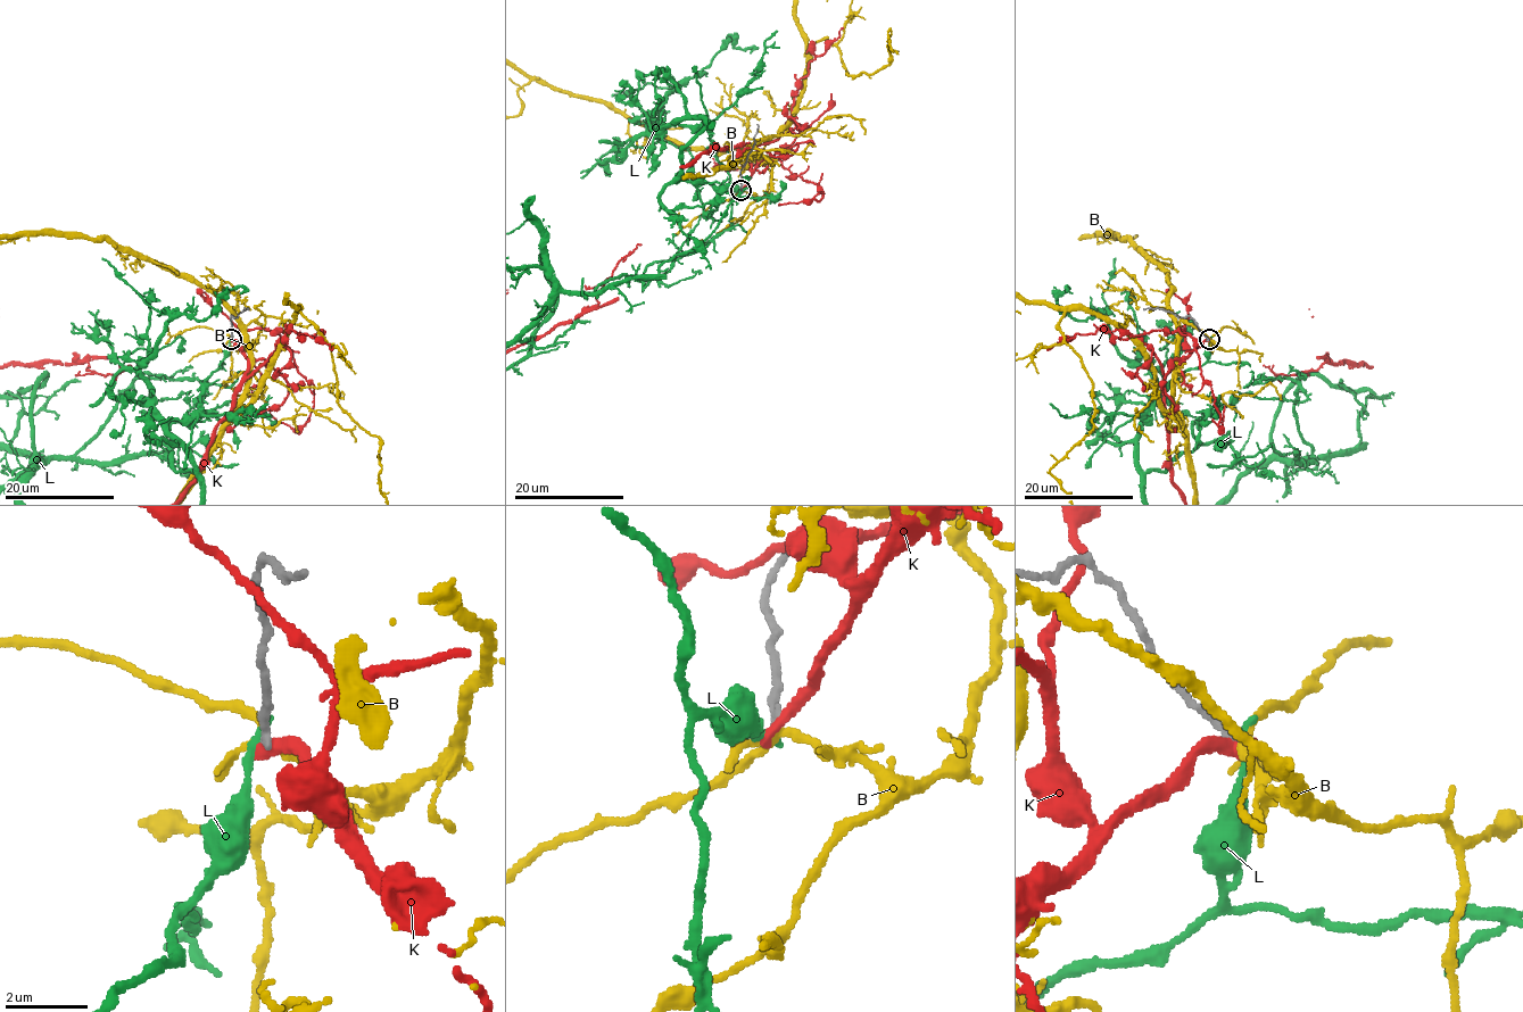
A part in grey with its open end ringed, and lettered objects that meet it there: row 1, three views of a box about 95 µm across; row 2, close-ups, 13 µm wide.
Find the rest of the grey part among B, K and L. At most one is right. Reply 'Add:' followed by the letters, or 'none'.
Add: none

